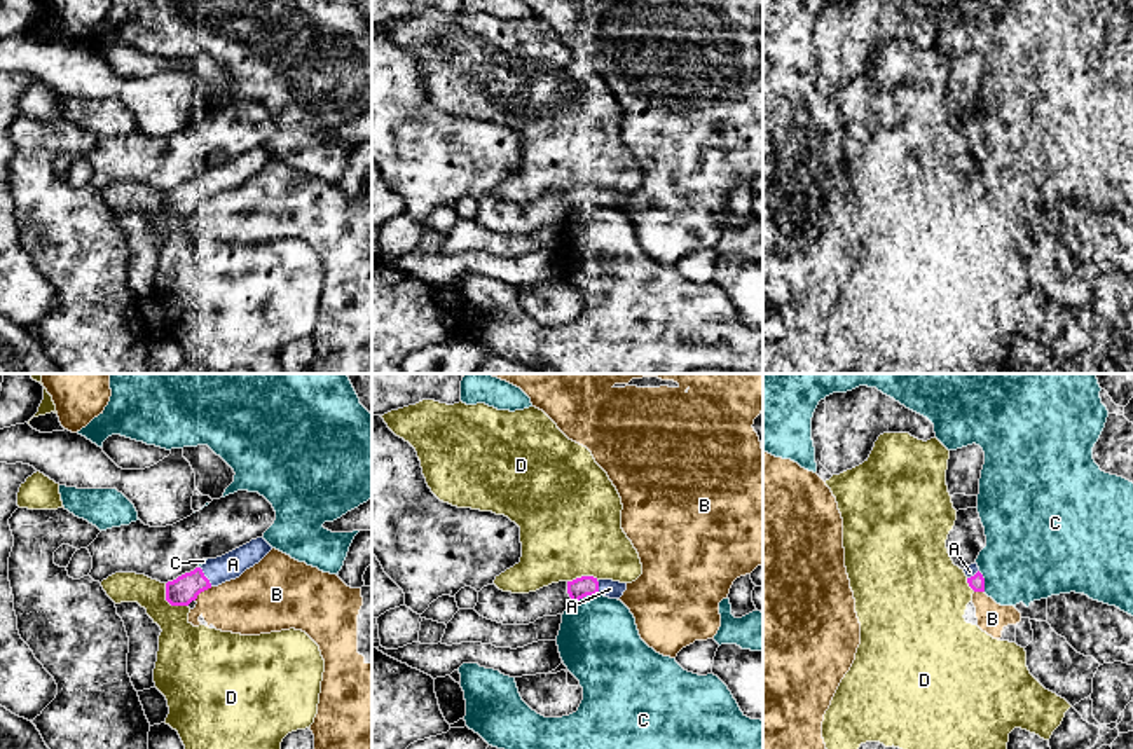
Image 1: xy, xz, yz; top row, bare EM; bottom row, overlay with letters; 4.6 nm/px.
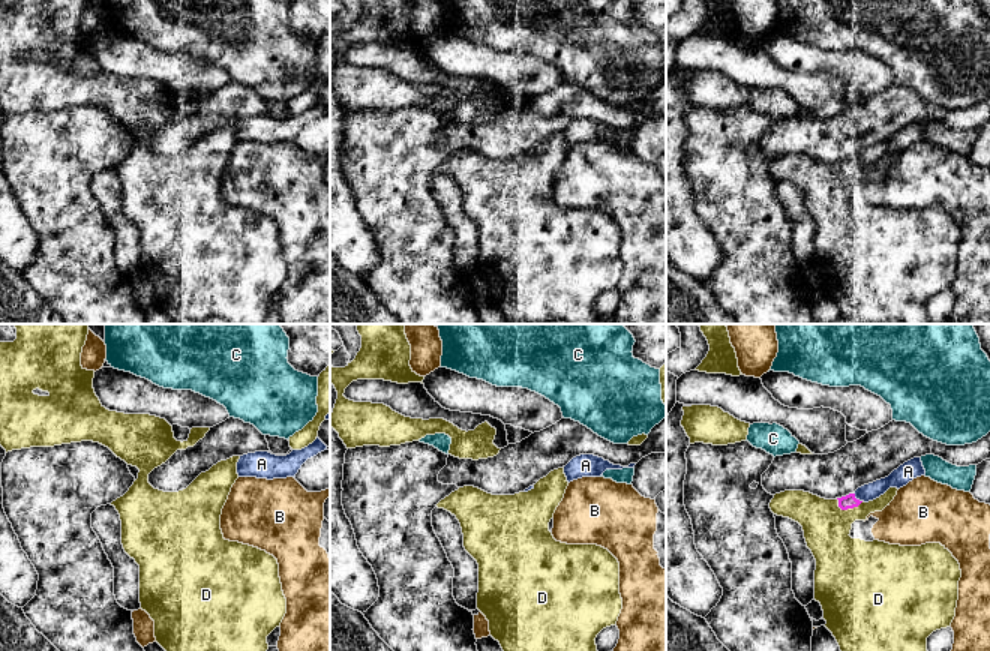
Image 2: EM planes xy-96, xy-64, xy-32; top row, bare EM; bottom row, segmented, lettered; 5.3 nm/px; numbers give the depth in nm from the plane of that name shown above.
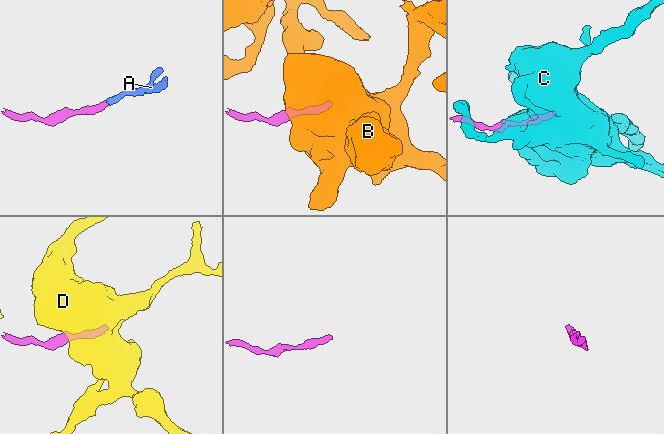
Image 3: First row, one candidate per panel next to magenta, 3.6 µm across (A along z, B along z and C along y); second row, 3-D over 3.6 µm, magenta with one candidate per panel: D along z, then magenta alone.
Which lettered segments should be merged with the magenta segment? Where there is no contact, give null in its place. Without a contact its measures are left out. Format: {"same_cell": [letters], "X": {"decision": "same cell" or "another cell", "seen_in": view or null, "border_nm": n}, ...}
{"same_cell": ["A"], "A": {"decision": "same cell", "seen_in": "xy", "border_nm": 110}, "B": {"decision": "another cell", "seen_in": "xy", "border_nm": 110}, "C": {"decision": "another cell", "seen_in": "xz", "border_nm": 130}, "D": {"decision": "another cell", "seen_in": "xy", "border_nm": 160}}

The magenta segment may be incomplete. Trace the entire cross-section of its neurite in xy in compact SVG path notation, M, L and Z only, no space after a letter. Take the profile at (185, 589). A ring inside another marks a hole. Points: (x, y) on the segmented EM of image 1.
M257 538L222 557L208 559L201 567L168 581L166 601L171 606L189 606L201 592L239 578L271 550L272 546L264 538Z

